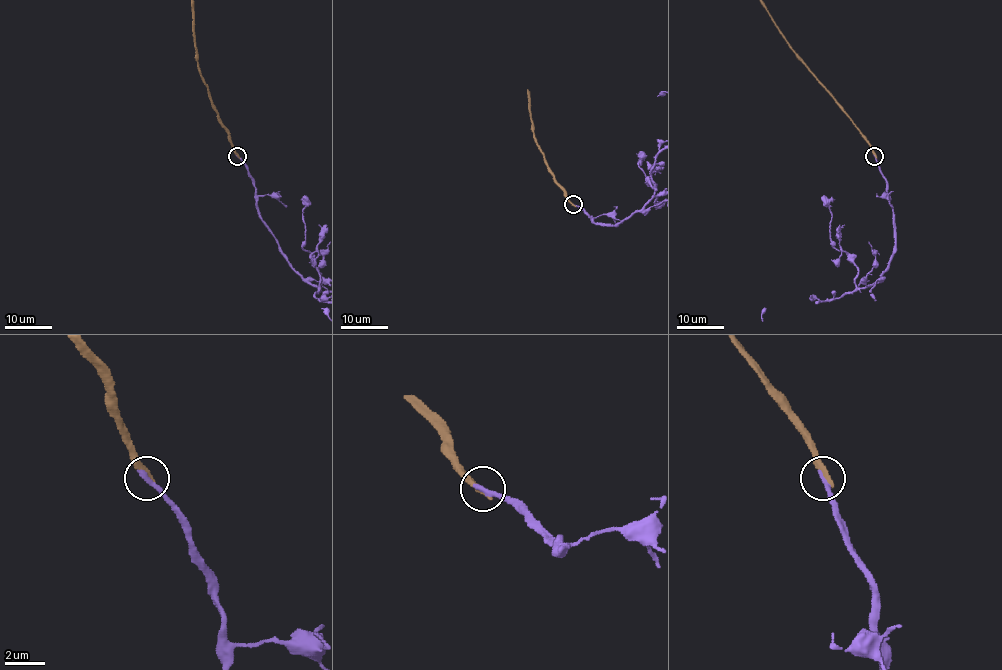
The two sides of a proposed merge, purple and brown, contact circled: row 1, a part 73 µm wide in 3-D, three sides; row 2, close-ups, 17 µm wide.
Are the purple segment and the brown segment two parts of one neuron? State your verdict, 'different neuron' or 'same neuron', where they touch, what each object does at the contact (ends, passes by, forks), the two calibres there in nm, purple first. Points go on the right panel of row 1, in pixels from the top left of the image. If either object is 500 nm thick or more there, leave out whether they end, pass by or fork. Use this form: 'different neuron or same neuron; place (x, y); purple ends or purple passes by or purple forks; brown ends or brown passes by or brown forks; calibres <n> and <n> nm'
same neuron; place (874, 156); purple ends; brown ends; calibres 320 and 340 nm

